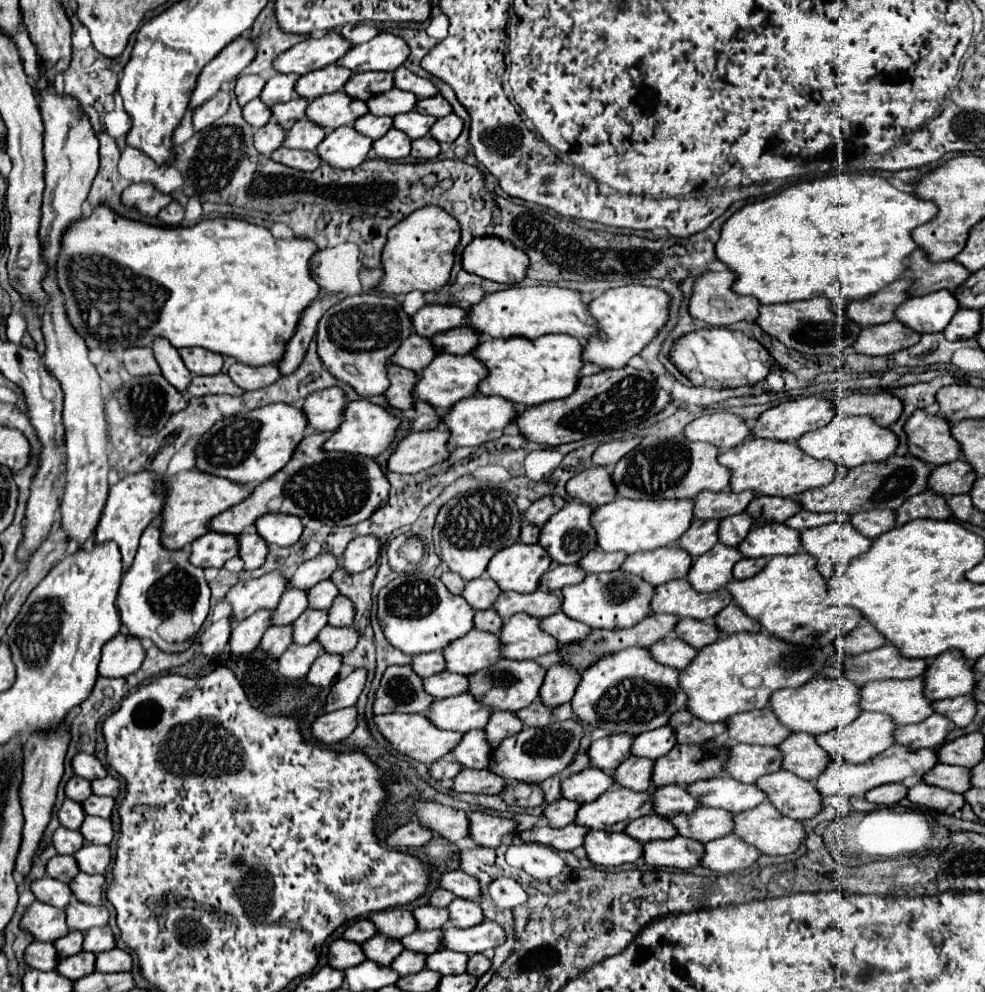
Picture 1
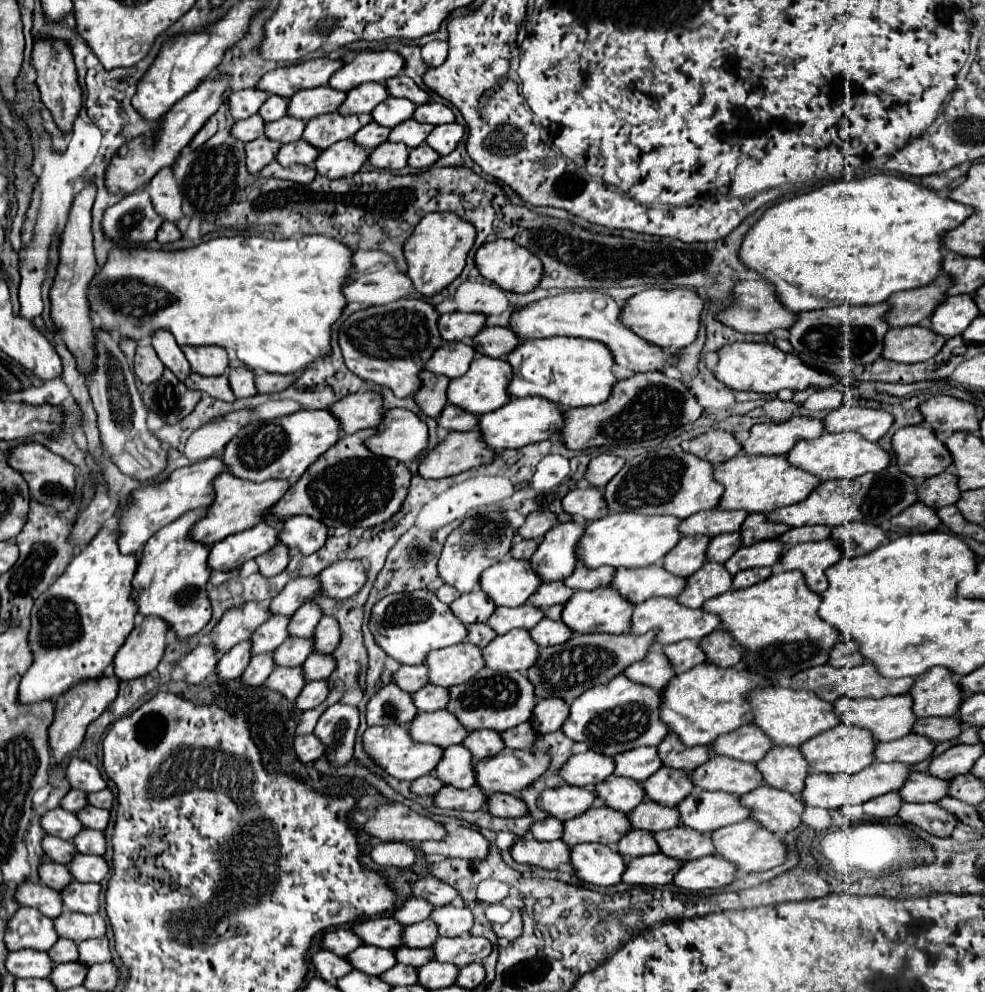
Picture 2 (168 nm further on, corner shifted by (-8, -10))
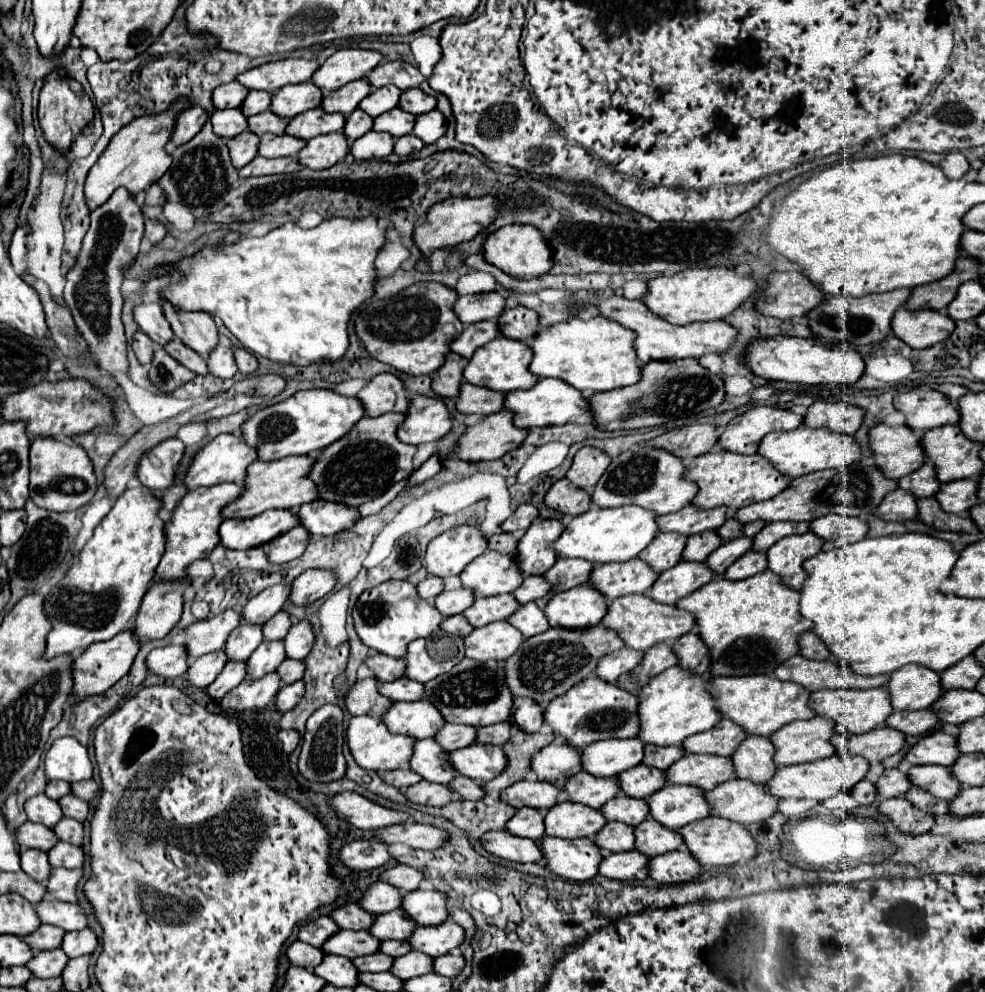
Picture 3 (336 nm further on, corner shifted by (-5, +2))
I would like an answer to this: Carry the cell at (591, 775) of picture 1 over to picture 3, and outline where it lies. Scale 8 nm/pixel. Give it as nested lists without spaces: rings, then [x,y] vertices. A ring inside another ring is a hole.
[[[523,780],[515,782],[515,786],[509,786],[503,792],[503,800],[515,808],[551,808],[557,804],[561,788],[551,782],[541,780]]]

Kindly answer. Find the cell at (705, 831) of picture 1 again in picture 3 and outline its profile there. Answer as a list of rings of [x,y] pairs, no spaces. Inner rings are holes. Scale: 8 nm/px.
[[[647,818],[639,826],[635,826],[635,848],[649,856],[659,856],[671,850],[685,848],[683,836],[675,830],[665,828],[663,824],[655,822],[653,818]]]

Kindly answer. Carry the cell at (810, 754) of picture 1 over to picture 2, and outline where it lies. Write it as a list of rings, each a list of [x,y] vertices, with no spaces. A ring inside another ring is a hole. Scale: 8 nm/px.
[[[774,746],[774,750],[758,762],[758,770],[764,784],[778,790],[788,790],[790,794],[800,794],[804,788],[804,778],[810,772],[808,762],[794,746]]]

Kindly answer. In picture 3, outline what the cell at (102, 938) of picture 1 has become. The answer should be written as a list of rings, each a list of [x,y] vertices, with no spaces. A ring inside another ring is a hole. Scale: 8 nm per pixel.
[[[83,928],[79,932],[67,932],[61,948],[69,958],[77,958],[83,954],[93,954],[97,944],[97,934],[91,928]]]

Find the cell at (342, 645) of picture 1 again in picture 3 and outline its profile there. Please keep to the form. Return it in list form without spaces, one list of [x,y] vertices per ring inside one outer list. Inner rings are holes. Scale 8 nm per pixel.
[[[287,658],[287,660],[277,668],[277,672],[279,672],[279,676],[283,678],[285,684],[293,684],[293,682],[297,682],[297,680],[303,678],[305,668],[307,668],[307,664],[305,664],[303,660],[291,660],[291,658]]]

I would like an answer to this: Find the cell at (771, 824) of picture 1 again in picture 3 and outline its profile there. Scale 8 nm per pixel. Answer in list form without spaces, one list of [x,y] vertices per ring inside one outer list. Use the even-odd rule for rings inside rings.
[[[709,816],[699,822],[691,822],[683,826],[681,836],[685,838],[687,850],[703,864],[703,866],[731,866],[737,862],[747,862],[757,854],[757,842],[747,830],[747,826],[727,820],[727,818],[717,818]]]

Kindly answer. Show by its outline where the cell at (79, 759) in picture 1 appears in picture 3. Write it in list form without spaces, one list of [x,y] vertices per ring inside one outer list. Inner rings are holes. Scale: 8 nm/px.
[[[75,738],[55,740],[45,756],[45,774],[49,780],[65,780],[69,784],[89,780],[93,776],[93,766],[87,748]]]

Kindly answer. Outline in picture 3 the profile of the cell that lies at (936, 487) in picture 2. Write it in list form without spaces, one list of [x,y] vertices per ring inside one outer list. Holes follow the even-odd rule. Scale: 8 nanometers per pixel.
[[[927,460],[919,470],[915,470],[913,474],[907,474],[903,478],[899,478],[899,488],[903,490],[911,490],[915,494],[915,498],[929,498],[935,496],[941,488],[941,482],[937,480],[935,474],[935,466],[931,460]]]

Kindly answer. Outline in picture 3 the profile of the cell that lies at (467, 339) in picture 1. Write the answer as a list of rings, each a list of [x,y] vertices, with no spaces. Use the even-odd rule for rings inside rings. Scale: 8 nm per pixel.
[[[525,306],[505,310],[497,318],[497,324],[501,334],[511,340],[529,340],[539,330],[537,314]]]

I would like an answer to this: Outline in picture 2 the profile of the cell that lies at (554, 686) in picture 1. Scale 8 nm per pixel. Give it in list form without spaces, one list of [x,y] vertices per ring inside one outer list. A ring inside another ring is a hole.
[[[542,700],[536,702],[534,714],[532,714],[532,724],[538,734],[548,734],[554,732],[562,726],[562,722],[568,716],[568,706],[562,700]]]

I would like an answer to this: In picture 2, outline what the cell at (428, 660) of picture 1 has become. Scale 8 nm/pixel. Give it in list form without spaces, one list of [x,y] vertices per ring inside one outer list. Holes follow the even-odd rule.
[[[420,664],[420,666],[400,666],[396,672],[392,672],[392,682],[398,688],[414,694],[424,684],[428,684],[428,670],[426,670],[424,664]]]

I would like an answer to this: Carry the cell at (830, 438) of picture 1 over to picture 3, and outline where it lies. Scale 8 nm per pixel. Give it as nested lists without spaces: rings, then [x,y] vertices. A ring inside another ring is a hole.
[[[805,424],[797,430],[767,434],[759,446],[759,454],[763,454],[779,472],[789,476],[791,480],[817,470],[851,466],[861,460],[861,448],[855,438],[849,438],[827,428],[807,428]]]

